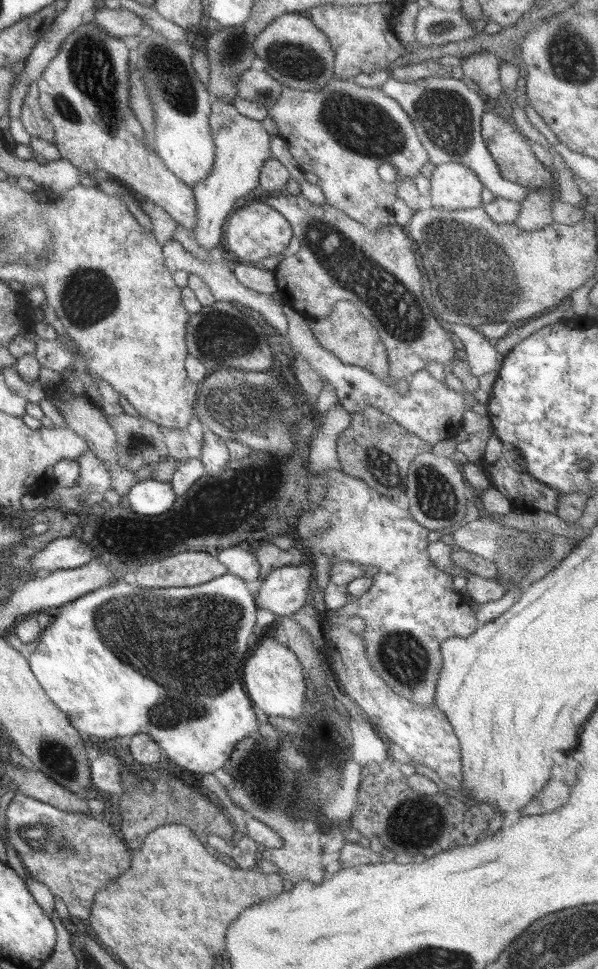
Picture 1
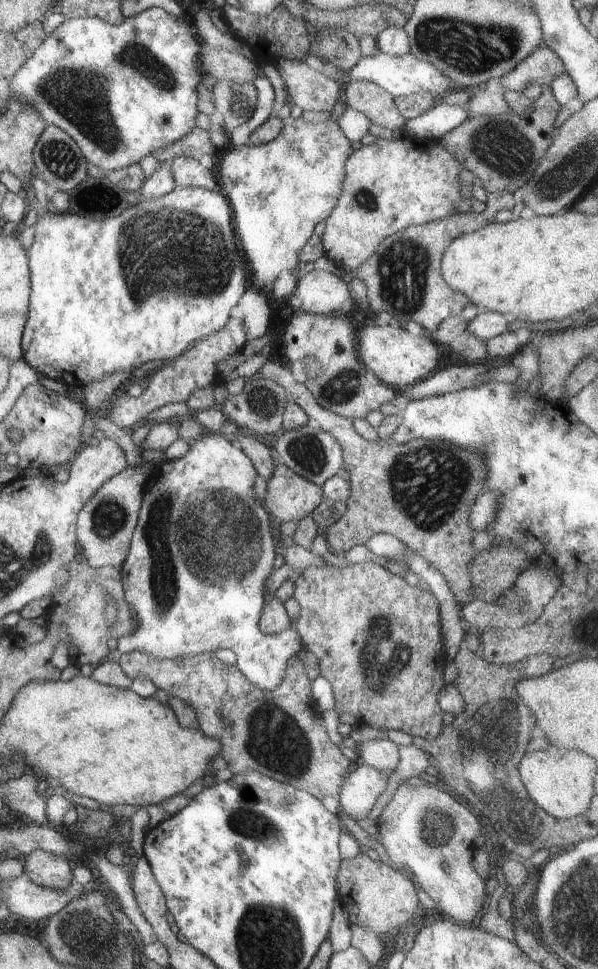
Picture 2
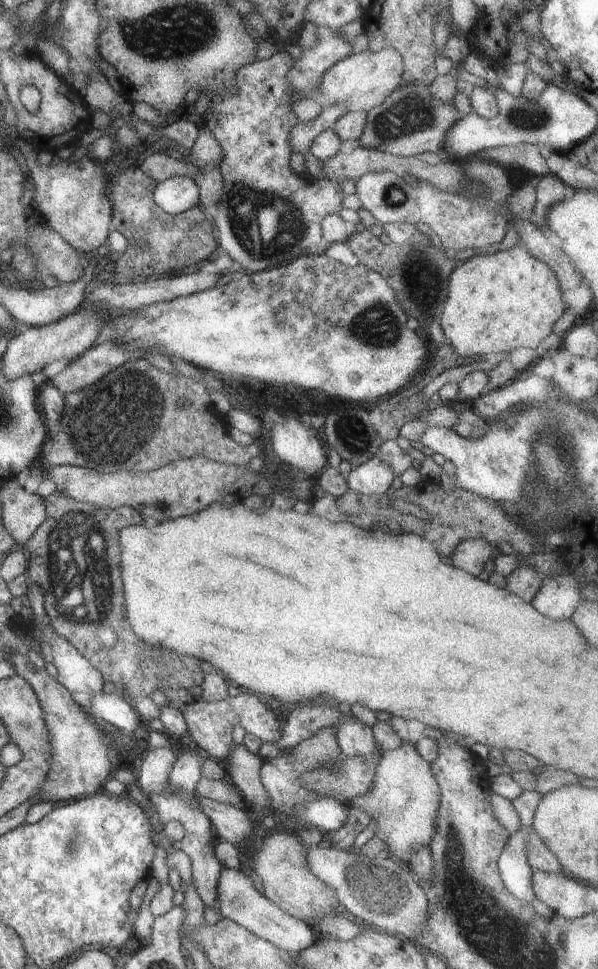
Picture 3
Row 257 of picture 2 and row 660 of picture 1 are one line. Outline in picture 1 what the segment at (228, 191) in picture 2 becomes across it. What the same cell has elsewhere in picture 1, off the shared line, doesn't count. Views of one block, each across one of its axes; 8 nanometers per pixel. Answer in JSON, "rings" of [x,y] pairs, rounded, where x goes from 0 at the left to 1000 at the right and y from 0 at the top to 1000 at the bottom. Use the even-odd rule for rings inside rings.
{"rings":[[[433,657],[428,669],[418,671],[406,685],[403,700],[418,722],[446,739],[508,743],[515,700],[495,675],[470,663],[455,657]]]}

